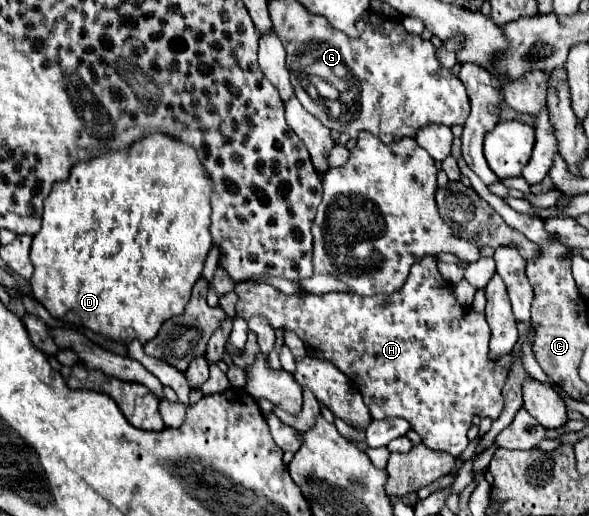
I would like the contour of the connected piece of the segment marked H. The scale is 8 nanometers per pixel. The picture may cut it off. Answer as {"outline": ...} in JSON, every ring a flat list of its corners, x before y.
{"outline":[[423,256,411,266,411,274,401,292,391,296,359,296,351,292,327,292,327,294,303,294,287,296,277,288,261,282,239,282,235,286,237,294,237,316,249,320,251,316,263,316,269,320,273,330,295,332,309,354,333,362,347,378,357,382,357,388,371,410,375,420,391,418,385,414,399,414,411,428,421,436,421,442,431,450,449,452,459,456,469,444,467,433,473,416,487,416,497,420,503,410,501,386,505,384,509,370,513,366,513,356,501,356,499,360,489,358,489,324,485,314,473,312,457,304,451,284,439,274,437,260,433,256]]}

